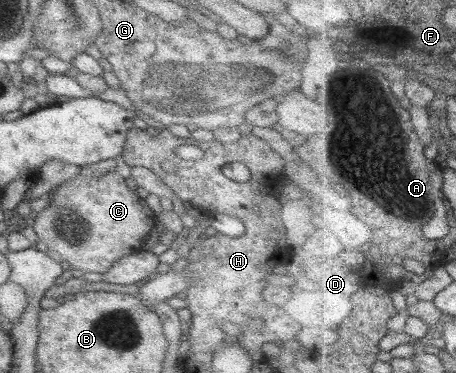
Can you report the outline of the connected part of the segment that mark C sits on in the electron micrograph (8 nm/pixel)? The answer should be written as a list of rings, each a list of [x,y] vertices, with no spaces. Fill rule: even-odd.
[[[81,170],[75,178],[59,184],[48,192],[48,203],[36,213],[32,223],[40,246],[57,257],[69,269],[103,274],[117,260],[142,250],[144,238],[154,229],[156,217],[135,191],[127,188],[124,177],[111,171],[99,178],[91,178]]]

